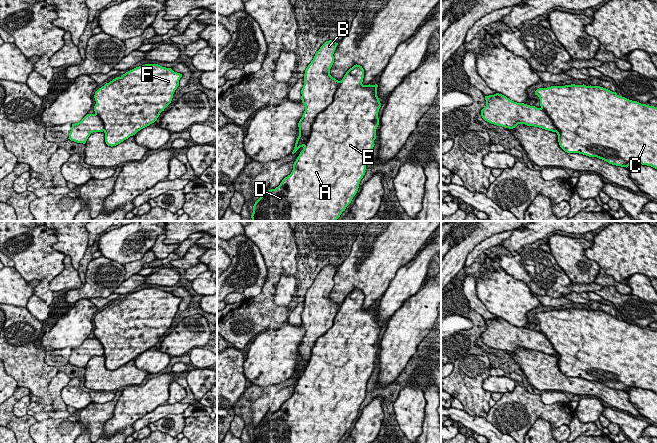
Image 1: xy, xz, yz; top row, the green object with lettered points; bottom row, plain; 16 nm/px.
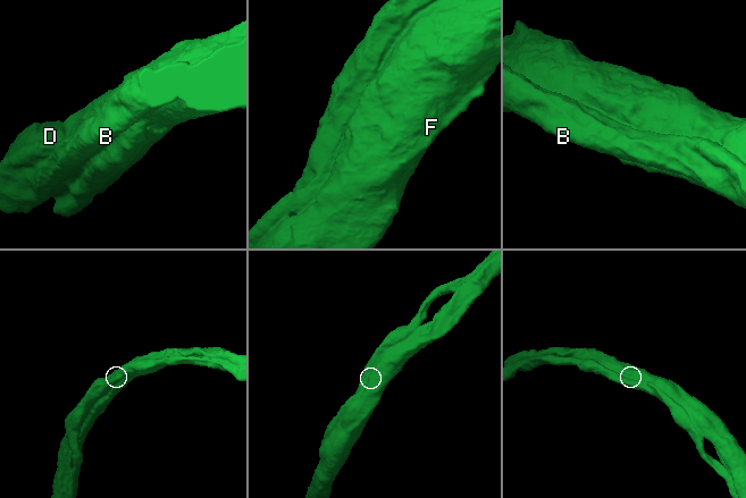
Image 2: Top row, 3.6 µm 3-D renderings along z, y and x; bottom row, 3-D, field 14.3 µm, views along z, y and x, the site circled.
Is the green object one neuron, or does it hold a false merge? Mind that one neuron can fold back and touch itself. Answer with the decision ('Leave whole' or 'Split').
Split

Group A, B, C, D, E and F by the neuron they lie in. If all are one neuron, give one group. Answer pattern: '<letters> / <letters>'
A C D E F / B

